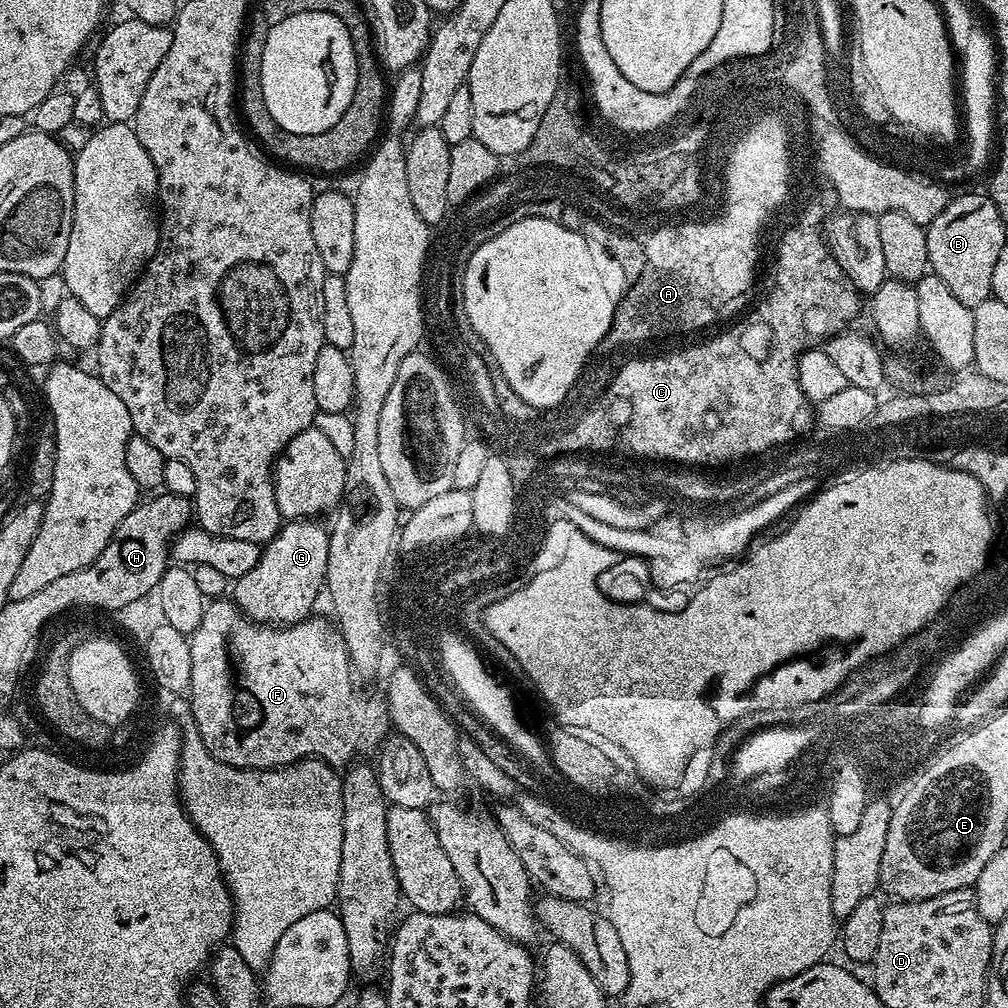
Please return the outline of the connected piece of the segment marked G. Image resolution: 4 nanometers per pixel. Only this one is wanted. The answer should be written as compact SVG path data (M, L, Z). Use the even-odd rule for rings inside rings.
M315 519L293 520L263 545L258 566L235 577L230 596L250 620L265 626L300 624L313 615L312 607L322 596L328 578L329 529Z

